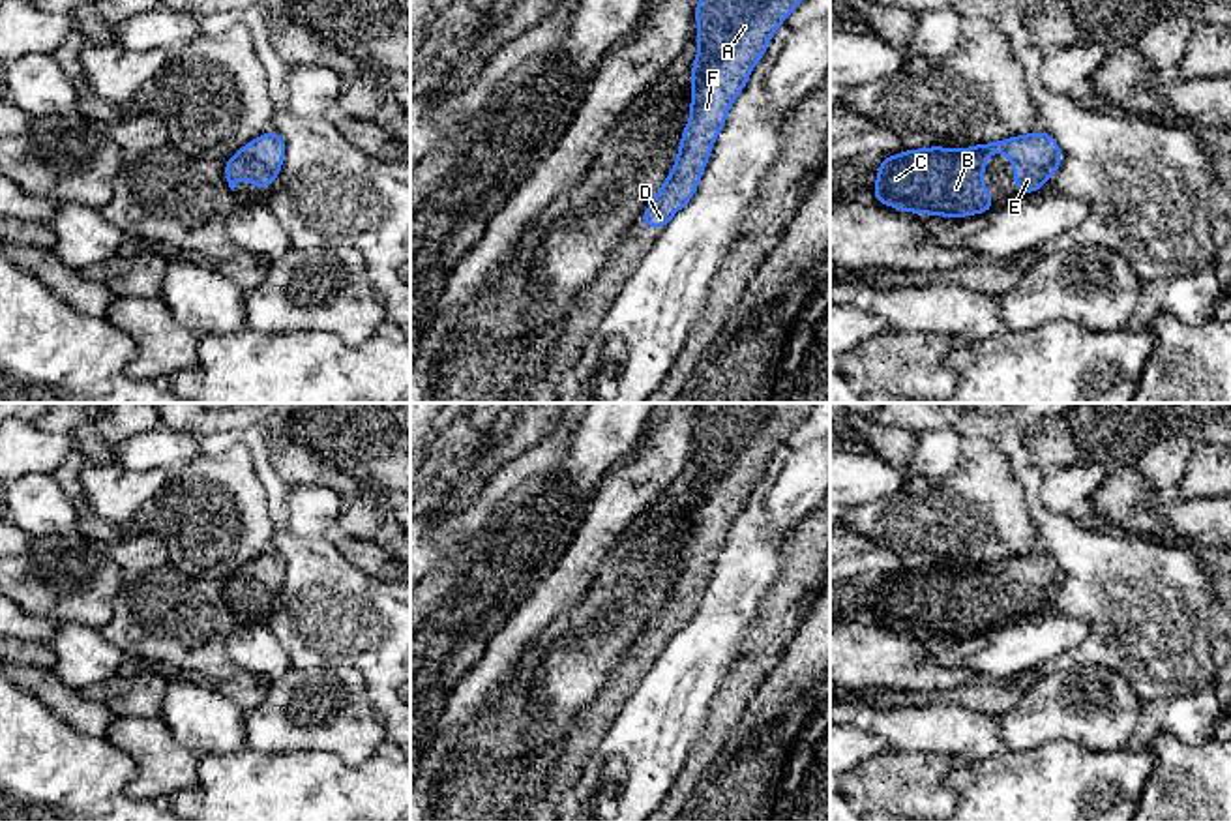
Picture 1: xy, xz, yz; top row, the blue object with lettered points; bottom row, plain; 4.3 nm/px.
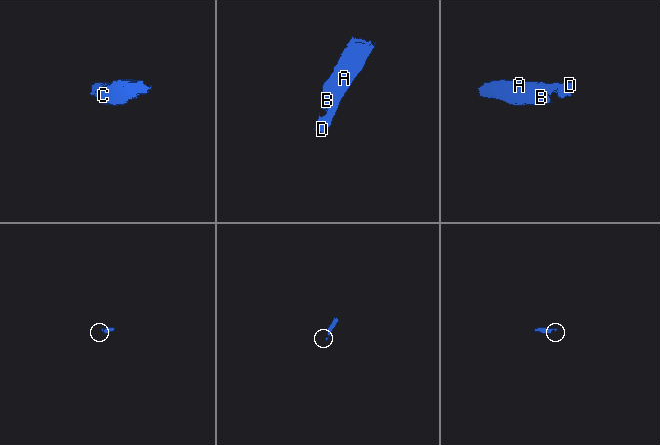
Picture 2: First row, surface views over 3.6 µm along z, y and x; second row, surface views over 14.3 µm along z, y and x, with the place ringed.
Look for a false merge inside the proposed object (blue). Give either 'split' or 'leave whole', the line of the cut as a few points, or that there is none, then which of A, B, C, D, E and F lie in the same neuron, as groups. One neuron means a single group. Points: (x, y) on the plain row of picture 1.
leave whole; cut none; groups A B C D E F

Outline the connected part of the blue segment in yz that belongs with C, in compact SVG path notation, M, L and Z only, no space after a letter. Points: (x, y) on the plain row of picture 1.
M1046 551L1017 555L997 562L982 562L972 568L920 568L905 570L899 575L884 575L877 590L873 620L888 624L901 632L929 634L929 635L959 635L997 630L991 622L991 613L984 609L984 587L987 574L1004 574L1014 583L1014 607L1025 615L1042 609L1062 583L1059 562Z

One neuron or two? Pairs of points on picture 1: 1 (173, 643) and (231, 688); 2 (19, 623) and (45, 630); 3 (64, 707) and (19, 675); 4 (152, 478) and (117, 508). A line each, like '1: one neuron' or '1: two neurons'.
1: two neurons
2: one neuron
3: one neuron
4: one neuron

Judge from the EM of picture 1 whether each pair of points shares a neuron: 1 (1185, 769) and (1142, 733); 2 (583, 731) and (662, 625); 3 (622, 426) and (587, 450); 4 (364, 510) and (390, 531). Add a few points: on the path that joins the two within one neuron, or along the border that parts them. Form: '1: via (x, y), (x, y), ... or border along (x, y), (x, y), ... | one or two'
1: border along (1194, 745), (1185, 745), (1160, 731), (1147, 746) | two
2: via (608, 705), (645, 651) | one
3: via (613, 426), (596, 443) | one
4: via (370, 516), (385, 531) | one

